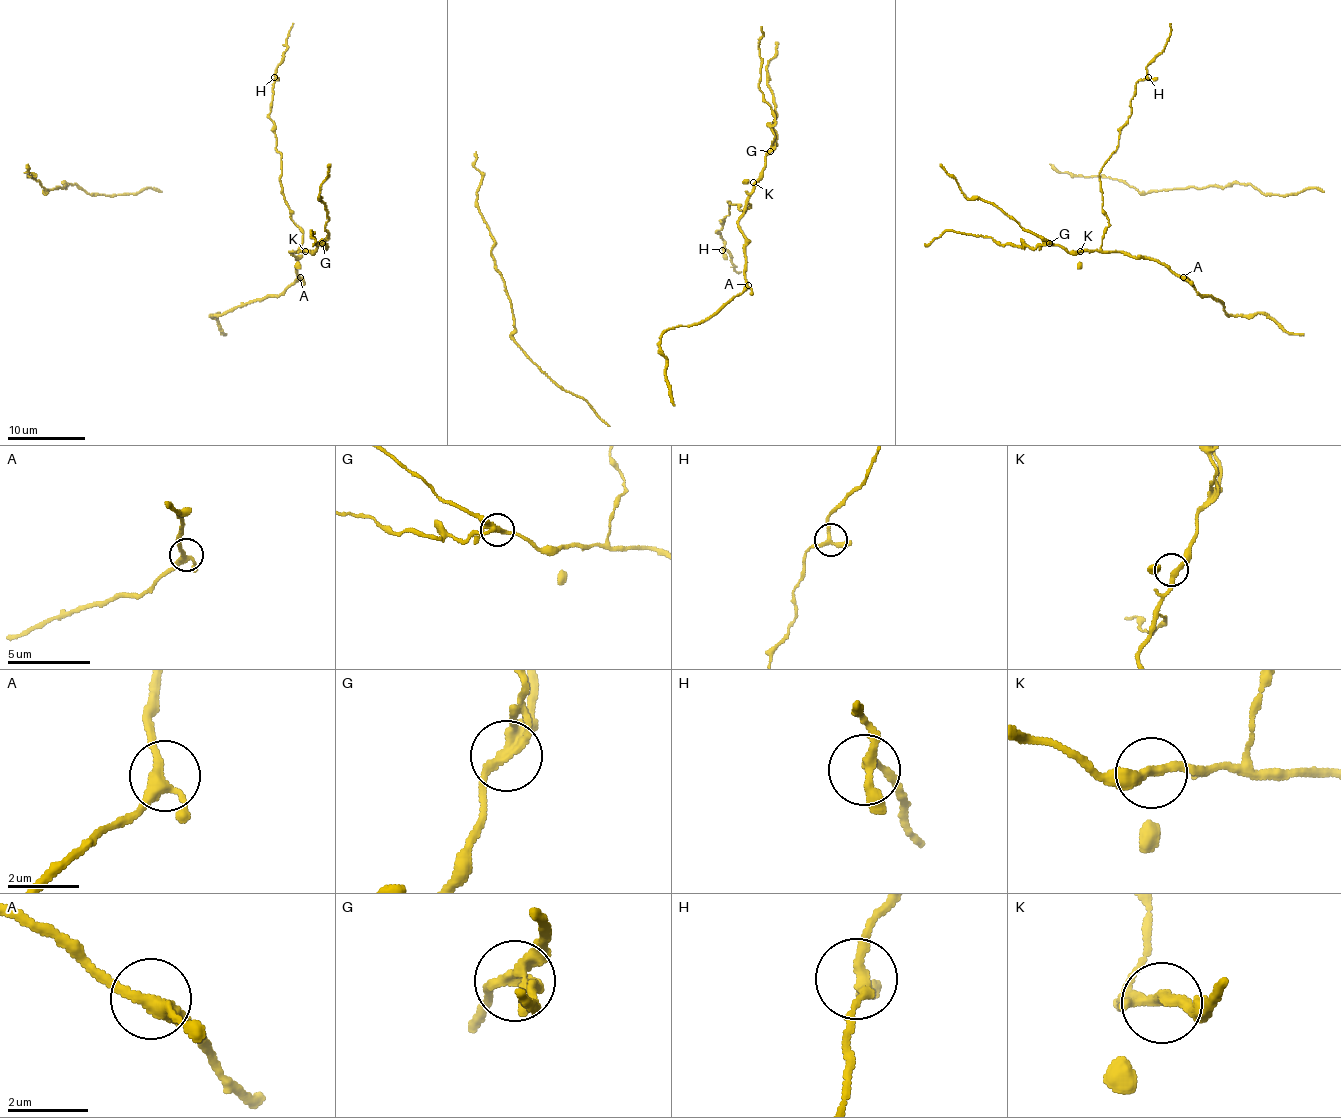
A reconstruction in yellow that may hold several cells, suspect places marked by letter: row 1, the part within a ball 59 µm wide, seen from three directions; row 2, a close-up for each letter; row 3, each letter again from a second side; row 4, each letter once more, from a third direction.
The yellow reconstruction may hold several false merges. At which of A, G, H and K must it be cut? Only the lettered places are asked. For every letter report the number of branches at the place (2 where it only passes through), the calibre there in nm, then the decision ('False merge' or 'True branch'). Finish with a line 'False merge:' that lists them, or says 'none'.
A: Branches: 3. Thickness 280 nm. True branch
G: Branches: 3. Thickness 240 nm. False merge
H: Branches: 3. Thickness 240 nm. True branch
K: Branches: 2. Thickness 260 nm. True branch
False merge: G

